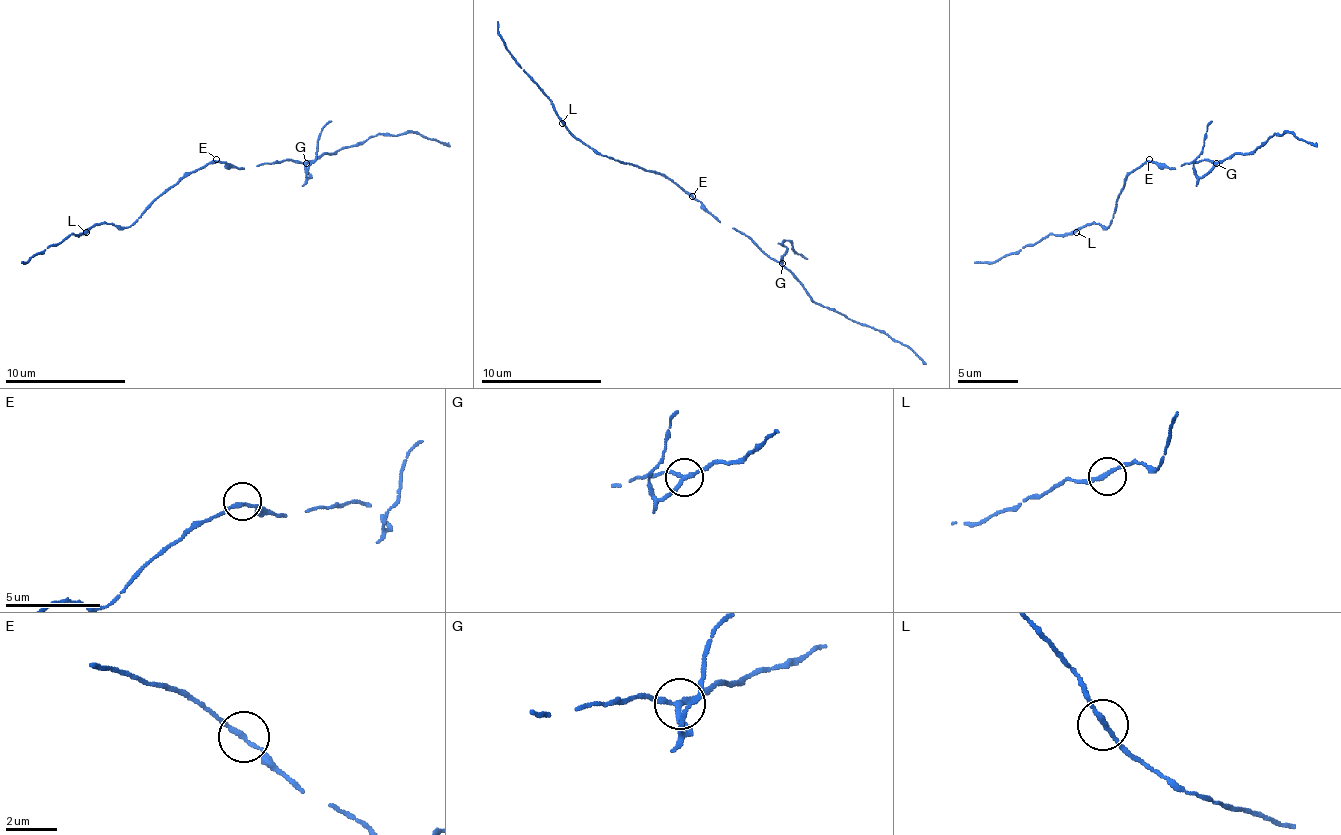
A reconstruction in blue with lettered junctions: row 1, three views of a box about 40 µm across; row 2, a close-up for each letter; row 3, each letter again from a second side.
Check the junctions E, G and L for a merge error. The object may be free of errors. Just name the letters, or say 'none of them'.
G

